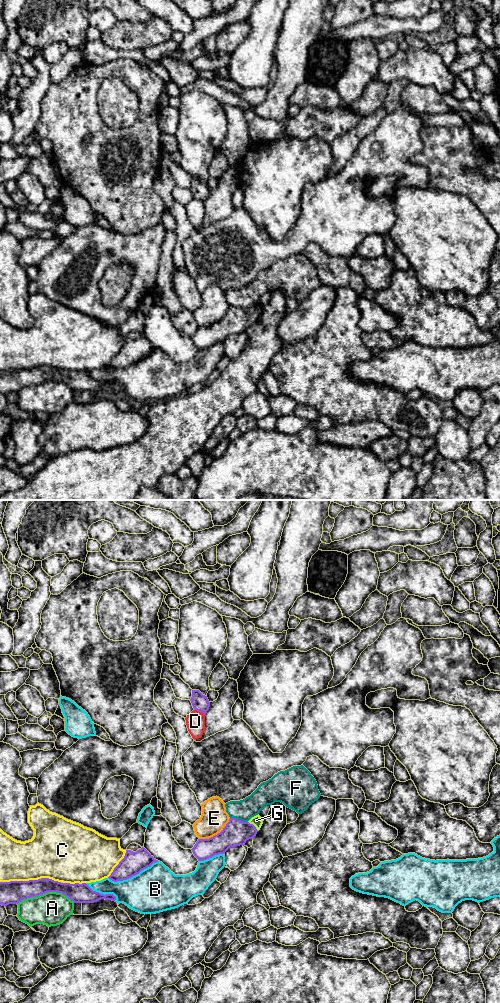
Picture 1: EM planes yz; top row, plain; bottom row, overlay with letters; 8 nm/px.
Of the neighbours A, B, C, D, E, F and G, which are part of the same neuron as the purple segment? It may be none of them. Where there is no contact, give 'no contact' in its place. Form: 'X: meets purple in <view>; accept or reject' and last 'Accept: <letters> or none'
A: meets purple in yz; reject
B: meets purple in yz; reject
C: meets purple in yz; reject
D: meets purple in yz; reject
E: meets purple in yz; reject
F: meets purple in yz; reject
G: meets purple in yz; accept
Accept: G

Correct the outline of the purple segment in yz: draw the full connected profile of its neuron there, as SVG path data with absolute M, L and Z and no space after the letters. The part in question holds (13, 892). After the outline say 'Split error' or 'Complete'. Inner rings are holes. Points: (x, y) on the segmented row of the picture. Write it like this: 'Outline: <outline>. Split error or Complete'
Outline: M49 878L29 881L0 882L0 905L18 904L24 899L37 897L47 892L62 893L74 903L94 903L101 899L115 901L113 894L93 891L86 883L61 883Z. Complete

